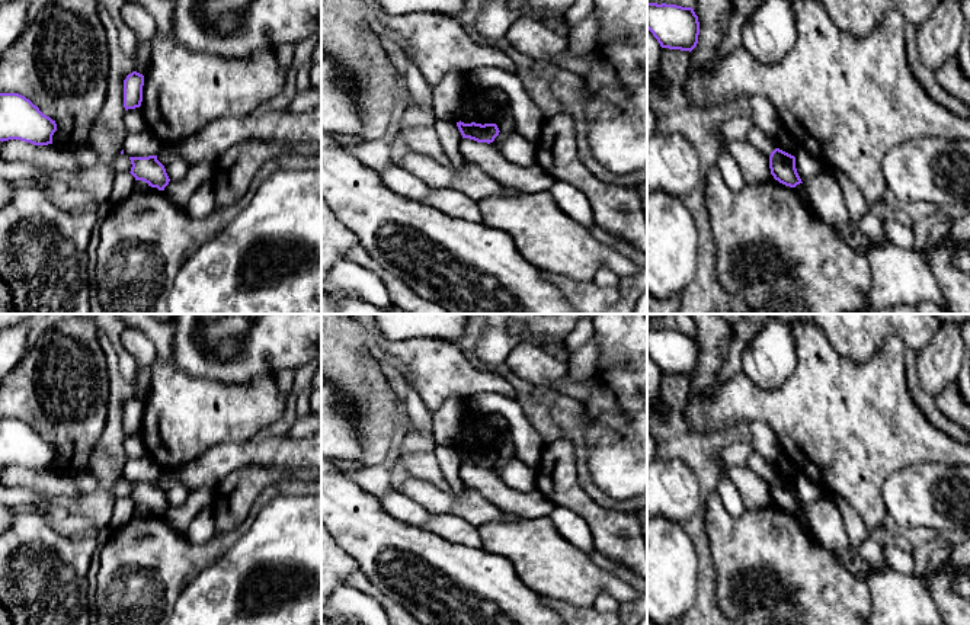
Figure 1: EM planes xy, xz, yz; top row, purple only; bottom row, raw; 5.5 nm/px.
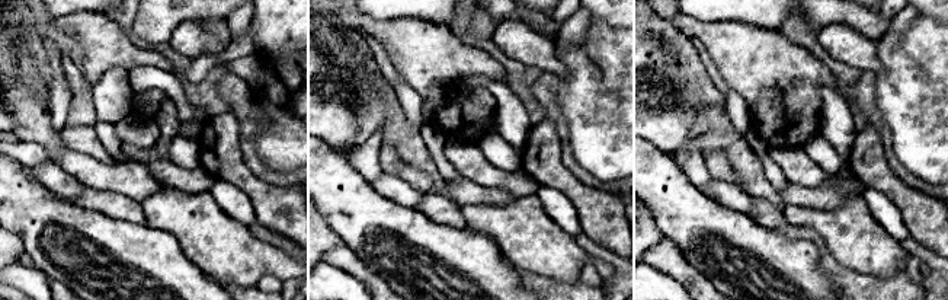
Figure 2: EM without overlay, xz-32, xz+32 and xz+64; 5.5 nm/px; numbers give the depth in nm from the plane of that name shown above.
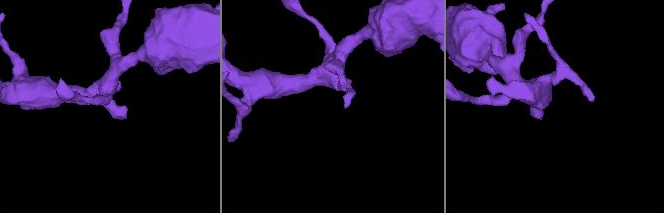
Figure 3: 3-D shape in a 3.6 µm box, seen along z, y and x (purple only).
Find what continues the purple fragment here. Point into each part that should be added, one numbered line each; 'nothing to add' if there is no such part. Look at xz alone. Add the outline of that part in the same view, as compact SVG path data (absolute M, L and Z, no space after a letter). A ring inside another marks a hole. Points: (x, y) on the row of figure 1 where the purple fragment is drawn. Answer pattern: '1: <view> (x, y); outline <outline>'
nothing to add

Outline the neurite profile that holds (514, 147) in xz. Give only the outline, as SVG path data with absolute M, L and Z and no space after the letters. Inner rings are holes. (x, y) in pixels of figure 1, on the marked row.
M513 132L502 134L494 138L493 144L505 160L529 167L537 164L537 142L528 141L522 135Z

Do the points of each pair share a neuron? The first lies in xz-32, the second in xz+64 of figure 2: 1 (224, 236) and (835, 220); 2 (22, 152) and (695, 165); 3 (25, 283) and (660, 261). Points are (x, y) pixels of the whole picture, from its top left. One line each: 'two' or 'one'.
1: one
2: one
3: two

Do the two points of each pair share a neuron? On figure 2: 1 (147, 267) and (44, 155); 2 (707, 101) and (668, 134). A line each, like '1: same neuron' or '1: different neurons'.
1: different neurons
2: same neuron

